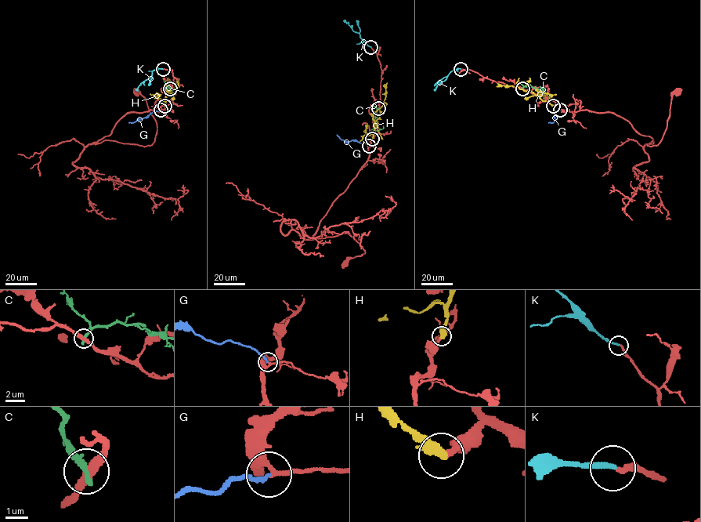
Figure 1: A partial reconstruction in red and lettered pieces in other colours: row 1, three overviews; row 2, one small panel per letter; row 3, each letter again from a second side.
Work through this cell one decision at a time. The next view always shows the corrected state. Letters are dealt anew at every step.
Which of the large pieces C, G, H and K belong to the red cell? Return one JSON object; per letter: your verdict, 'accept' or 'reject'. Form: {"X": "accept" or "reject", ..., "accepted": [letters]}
{"C": "reject", "G": "accept", "H": "reject", "K": "accept", "accepted": ["G", "K"]}

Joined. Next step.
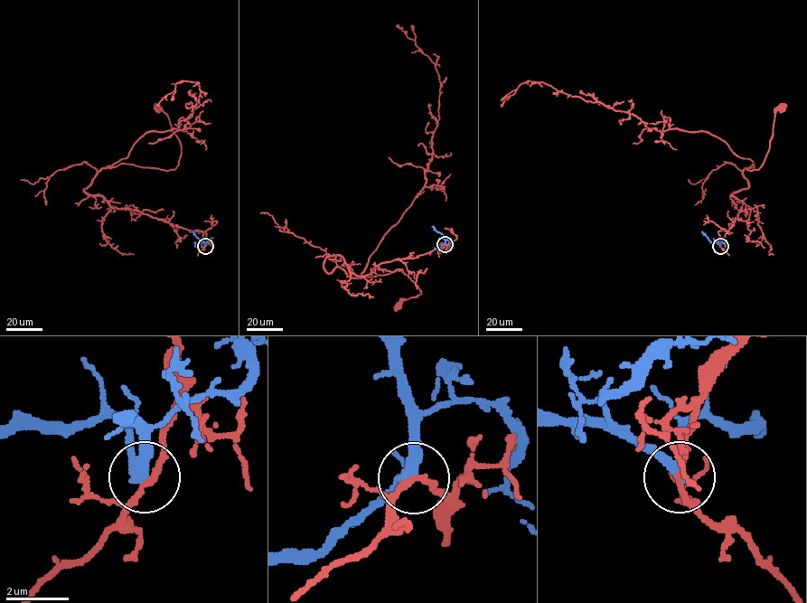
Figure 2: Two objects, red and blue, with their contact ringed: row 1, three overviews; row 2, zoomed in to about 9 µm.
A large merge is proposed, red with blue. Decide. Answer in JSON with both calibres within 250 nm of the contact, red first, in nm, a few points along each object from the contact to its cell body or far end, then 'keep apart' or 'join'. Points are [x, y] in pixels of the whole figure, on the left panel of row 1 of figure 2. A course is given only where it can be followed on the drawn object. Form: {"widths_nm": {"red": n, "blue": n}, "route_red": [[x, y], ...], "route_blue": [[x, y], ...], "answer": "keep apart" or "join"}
{"widths_nm": {"red": 180, "blue": 320}, "route_red": [[205, 246], [203, 231], [117, 208], [83, 190], [107, 166], [176, 167], [181, 142], [167, 116], [155, 108]], "route_blue": [[205, 246], [192, 231]], "answer": "keep apart"}

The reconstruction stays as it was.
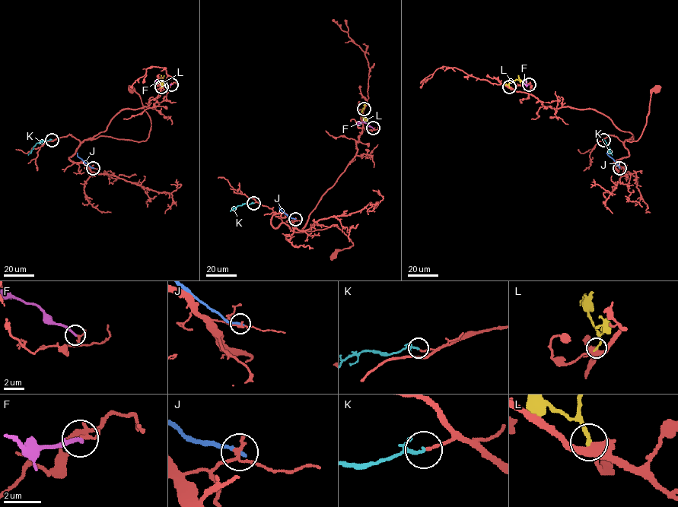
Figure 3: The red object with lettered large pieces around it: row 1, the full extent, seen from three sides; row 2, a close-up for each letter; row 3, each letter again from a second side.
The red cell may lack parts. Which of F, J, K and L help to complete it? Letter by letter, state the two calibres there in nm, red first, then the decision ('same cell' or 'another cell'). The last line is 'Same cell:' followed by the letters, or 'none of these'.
F: 130/220 nm | another cell
J: 180/240 nm | another cell
K: 140/110 nm | same cell
L: 380/240 nm | another cell
Same cell: K

